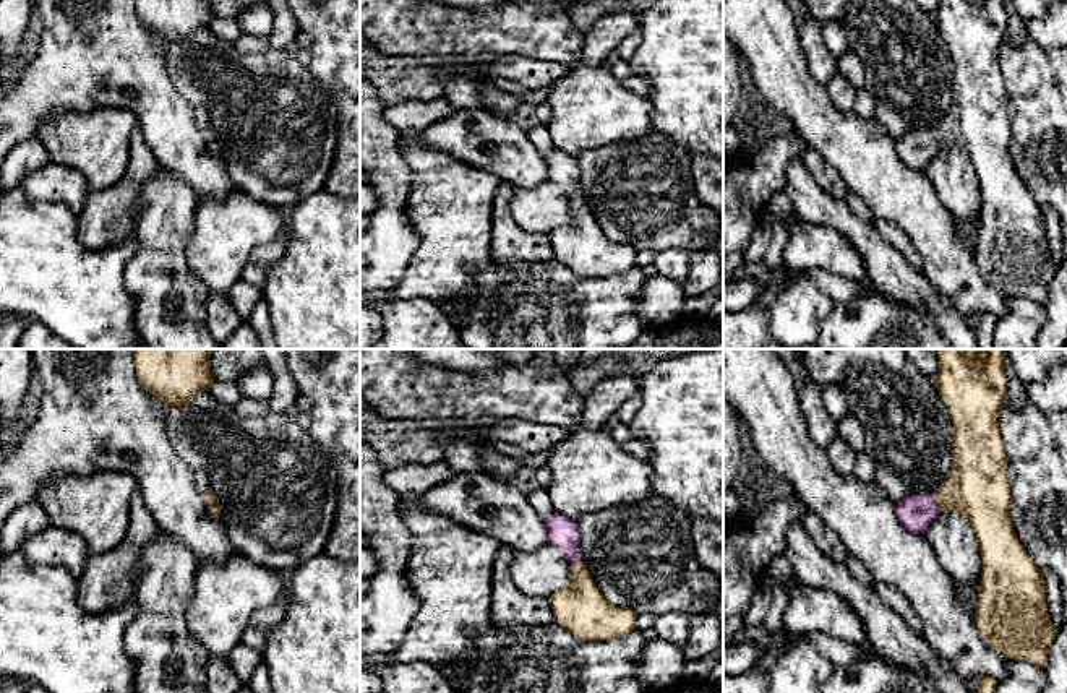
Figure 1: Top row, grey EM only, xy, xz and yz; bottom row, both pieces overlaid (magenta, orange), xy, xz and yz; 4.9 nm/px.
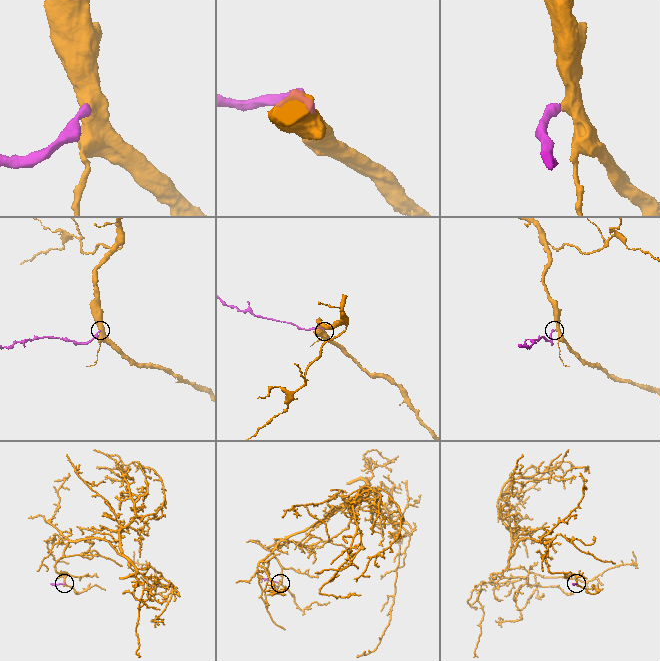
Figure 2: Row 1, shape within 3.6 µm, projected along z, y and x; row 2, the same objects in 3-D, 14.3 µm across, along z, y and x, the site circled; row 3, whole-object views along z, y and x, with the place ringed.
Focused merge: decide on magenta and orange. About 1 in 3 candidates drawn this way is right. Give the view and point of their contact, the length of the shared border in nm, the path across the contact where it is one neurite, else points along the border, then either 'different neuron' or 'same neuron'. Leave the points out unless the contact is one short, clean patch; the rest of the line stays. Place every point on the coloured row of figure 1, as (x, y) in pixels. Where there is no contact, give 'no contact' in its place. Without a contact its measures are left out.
contact yz (936, 503); length 100 nm; way yz (915, 513), (936, 503), (977, 486); same neuron

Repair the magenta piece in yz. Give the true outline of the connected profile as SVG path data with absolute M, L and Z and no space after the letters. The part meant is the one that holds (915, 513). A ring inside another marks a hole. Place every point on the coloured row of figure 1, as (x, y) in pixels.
M936 349L939 370L934 385L953 425L952 467L936 493L906 495L897 503L900 524L924 534L939 513L958 511L975 532L983 570L975 625L988 646L1009 659L1044 667L1059 628L1048 615L1044 578L1020 544L1010 518L1009 472L997 424L1007 394L1004 349Z

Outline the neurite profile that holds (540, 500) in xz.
M537 489L527 493L527 500L535 510L535 513L545 521L548 516L555 514L551 497L546 489Z

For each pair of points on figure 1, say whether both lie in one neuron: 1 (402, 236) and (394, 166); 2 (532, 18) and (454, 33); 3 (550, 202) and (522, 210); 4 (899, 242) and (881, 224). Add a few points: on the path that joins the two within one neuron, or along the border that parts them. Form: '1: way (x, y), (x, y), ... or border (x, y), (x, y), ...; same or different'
1: way (394, 218), (394, 184); same
2: way (513, 30), (474, 33); same
3: way (544, 206), (540, 210), (529, 210); same
4: way (894, 237), (886, 229); same

